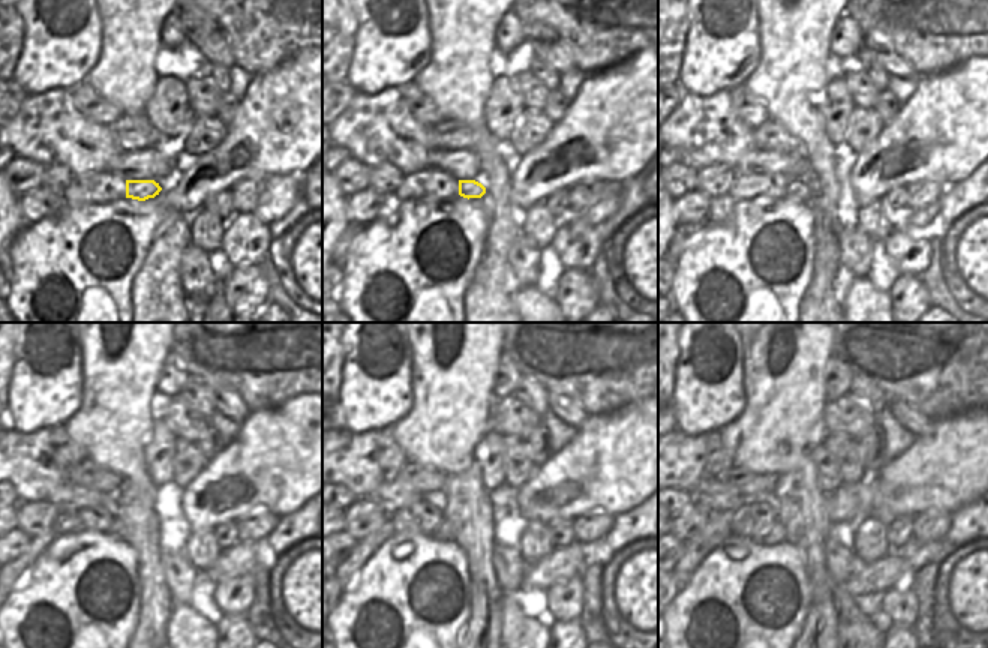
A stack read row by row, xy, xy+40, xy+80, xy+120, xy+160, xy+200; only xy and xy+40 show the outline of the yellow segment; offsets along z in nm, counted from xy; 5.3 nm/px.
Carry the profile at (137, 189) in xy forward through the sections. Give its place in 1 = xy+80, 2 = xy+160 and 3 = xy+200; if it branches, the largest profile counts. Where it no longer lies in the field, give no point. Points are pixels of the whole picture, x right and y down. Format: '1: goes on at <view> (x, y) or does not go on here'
1: goes on at xy+80 (798, 189)
2: goes on at xy+160 (444, 531)
3: goes on at xy+200 (777, 534)

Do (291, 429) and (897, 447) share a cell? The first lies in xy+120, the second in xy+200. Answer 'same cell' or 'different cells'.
different cells

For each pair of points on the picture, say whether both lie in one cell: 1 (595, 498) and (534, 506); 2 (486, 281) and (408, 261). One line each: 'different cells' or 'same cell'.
1: same cell
2: different cells

